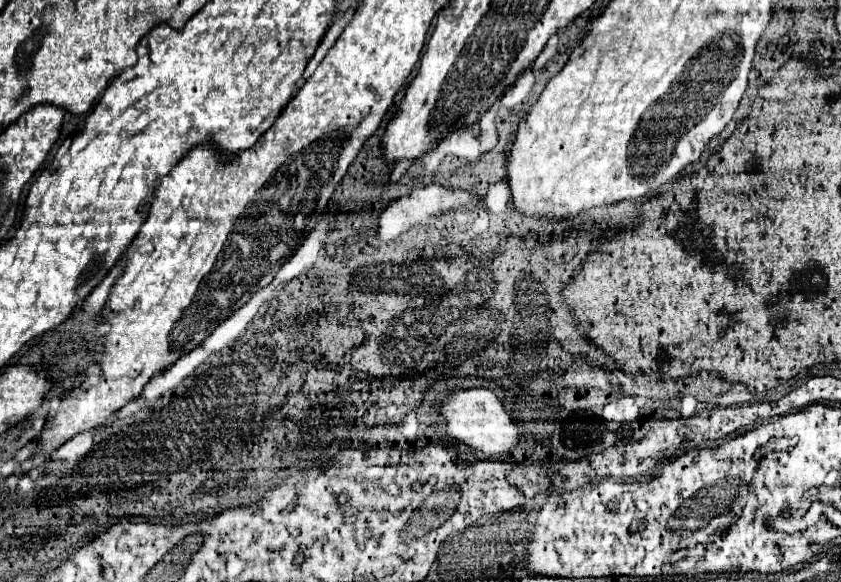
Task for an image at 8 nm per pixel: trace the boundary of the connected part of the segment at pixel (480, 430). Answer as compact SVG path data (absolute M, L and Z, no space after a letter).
M464 389L454 391L444 403L436 405L436 409L448 419L448 433L456 441L468 445L474 451L486 455L486 459L512 459L512 451L520 443L520 433L512 423L512 417L504 411L502 403L488 389Z

